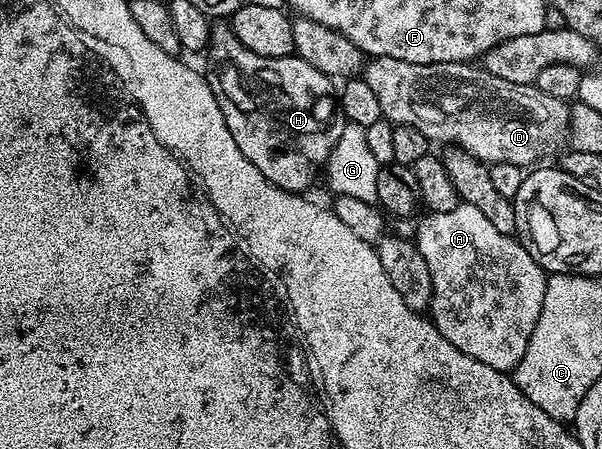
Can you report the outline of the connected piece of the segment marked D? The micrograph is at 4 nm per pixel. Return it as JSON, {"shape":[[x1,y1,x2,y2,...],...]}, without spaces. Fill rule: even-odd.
{"shape":[[377,56,366,61,365,67,361,73,362,79,369,82,369,87,375,91,378,100,381,101,381,110,383,111,383,119,391,121,392,124,404,124,405,126,413,126,417,130,421,130,421,134,425,134,425,138,429,142,440,140,443,146,458,146,464,148,469,154,473,154,484,164,490,166,497,162,513,162,513,166,521,166,524,170,530,169,532,166,538,165,546,156,554,157,560,151,559,147,563,143,568,143,569,133,571,130,571,108,568,101,561,98,552,98,549,94,541,94,541,90,534,84,518,84,517,82,505,82,505,78,497,78,493,74,489,74,481,66,476,66,471,62,458,64,457,62,441,62,440,64,414,64,413,62,401,62,401,58,389,58,388,56]]}

